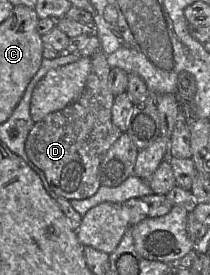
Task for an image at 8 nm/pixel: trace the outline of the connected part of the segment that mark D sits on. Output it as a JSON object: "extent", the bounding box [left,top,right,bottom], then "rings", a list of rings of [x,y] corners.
{"extent":[25,49,121,200],"rings":[[[100,49],[91,58],[91,71],[81,96],[62,110],[36,122],[25,141],[29,159],[41,169],[57,196],[76,200],[93,196],[100,183],[100,163],[121,131],[112,122],[115,96],[109,87],[107,55]]]}

